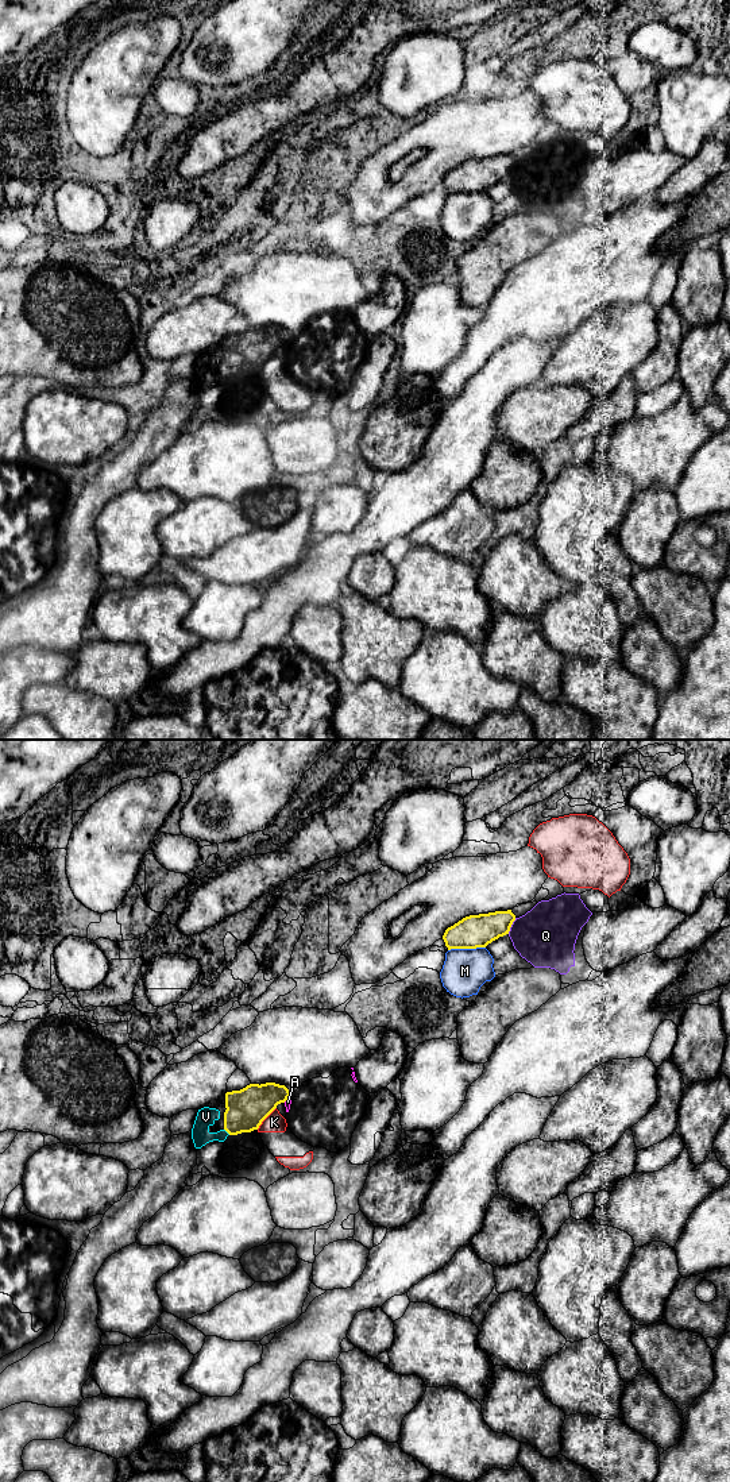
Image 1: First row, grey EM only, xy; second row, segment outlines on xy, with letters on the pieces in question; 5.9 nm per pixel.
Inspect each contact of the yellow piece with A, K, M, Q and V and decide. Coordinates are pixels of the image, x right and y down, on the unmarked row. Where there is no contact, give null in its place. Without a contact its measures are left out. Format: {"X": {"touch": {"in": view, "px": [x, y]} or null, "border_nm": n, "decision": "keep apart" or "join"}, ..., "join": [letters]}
{"A": {"touch": {"in": "xy", "px": [288, 340]}, "border_nm": 80, "decision": "keep apart"}, "K": {"touch": {"in": "xy", "px": [266, 361]}, "border_nm": 180, "decision": "keep apart"}, "M": {"touch": {"in": "xy", "px": [466, 192]}, "border_nm": 220, "decision": "keep apart"}, "Q": {"touch": {"in": "xy", "px": [510, 170]}, "border_nm": 110, "decision": "keep apart"}, "V": {"touch": {"in": "xy", "px": [227, 375]}, "border_nm": 50, "decision": "join"}, "join": ["V"]}

